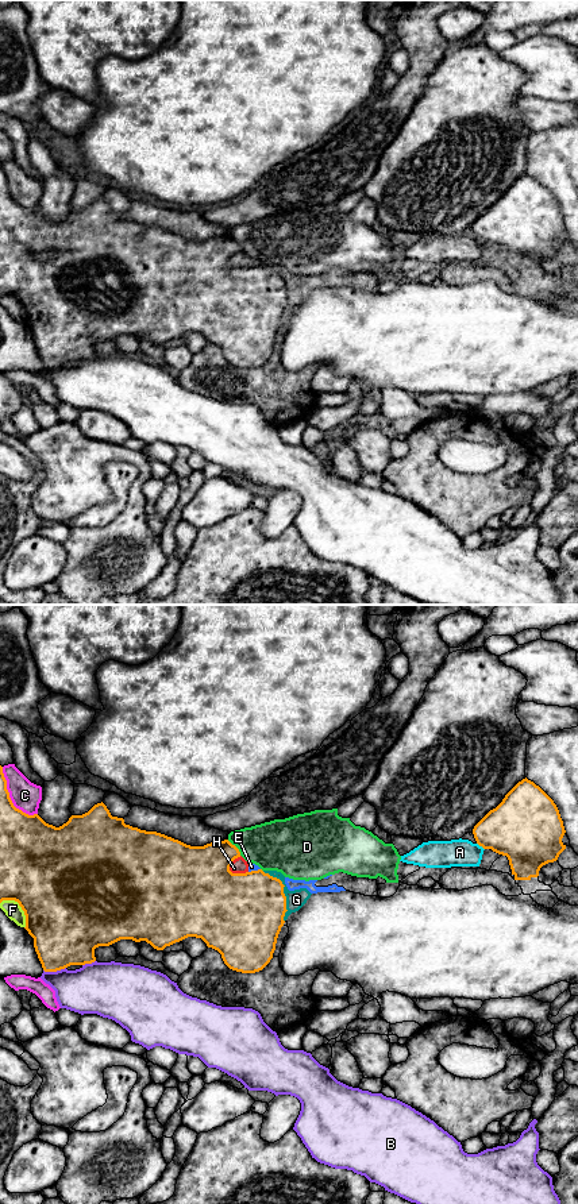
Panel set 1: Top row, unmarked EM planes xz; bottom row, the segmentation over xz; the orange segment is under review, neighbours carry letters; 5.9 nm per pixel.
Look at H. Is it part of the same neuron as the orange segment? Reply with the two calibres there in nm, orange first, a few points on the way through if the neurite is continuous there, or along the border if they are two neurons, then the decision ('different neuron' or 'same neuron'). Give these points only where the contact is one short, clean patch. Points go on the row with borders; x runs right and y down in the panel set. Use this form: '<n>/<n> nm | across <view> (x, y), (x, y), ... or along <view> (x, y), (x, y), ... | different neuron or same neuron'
500/100 nm | different neuron

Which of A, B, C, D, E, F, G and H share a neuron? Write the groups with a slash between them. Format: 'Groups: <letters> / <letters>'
Groups: A / B / C / D / E G H / F

